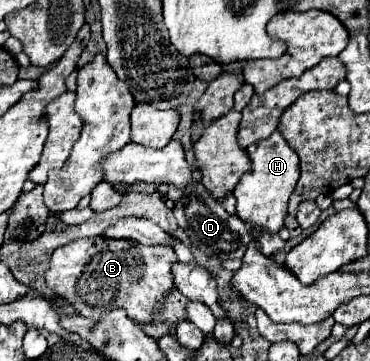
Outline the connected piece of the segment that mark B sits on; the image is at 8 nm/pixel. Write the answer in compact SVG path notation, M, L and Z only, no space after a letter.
M79 238L51 254L51 266L45 272L47 286L61 298L75 304L79 314L99 318L107 310L123 308L127 316L139 324L155 320L157 306L175 288L171 274L177 262L171 246L143 246L135 240L107 240L107 238Z

